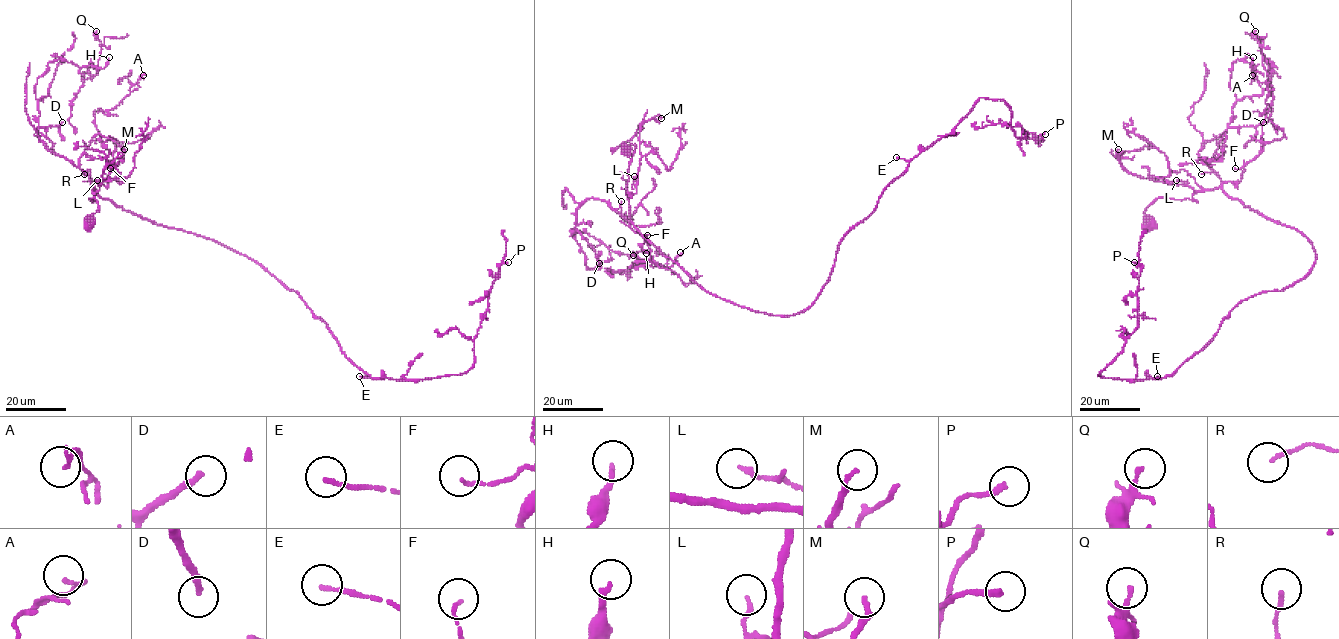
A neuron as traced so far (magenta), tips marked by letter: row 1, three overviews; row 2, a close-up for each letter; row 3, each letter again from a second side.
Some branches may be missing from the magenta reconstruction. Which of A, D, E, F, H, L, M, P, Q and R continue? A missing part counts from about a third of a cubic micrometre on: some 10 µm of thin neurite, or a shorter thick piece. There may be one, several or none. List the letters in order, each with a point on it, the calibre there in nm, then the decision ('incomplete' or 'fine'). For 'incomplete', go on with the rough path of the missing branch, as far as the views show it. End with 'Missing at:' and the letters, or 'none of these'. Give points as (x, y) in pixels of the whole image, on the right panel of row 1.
A: place (1252, 75); calibre 150 nm; fine
D: place (1263, 122); calibre 240 nm; fine
E: place (1157, 376); calibre 150 nm; incomplete
F: place (1235, 168); calibre 120 nm; fine
H: place (1253, 57); calibre 180 nm; fine
L: place (1176, 180); calibre 150 nm; fine
M: place (1118, 149); calibre 160 nm; incomplete
P: place (1134, 262); calibre 200 nm; incomplete
Q: place (1255, 31); calibre 120 nm; fine
R: place (1201, 174); calibre 140 nm; fine
Missing at: E, M, P

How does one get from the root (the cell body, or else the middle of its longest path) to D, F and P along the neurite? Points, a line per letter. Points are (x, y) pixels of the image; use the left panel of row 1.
D: (91, 222), (98, 210), (95, 198), (89, 198), (94, 201), (92, 180), (40, 140), (40, 128), (62, 122)
F: (91, 222), (98, 210), (95, 198), (89, 198), (94, 201), (93, 183), (107, 186), (110, 168)
P: (91, 222), (93, 187), (124, 210), (245, 255), (296, 291), (373, 378), (467, 371), (489, 290), (508, 262)

